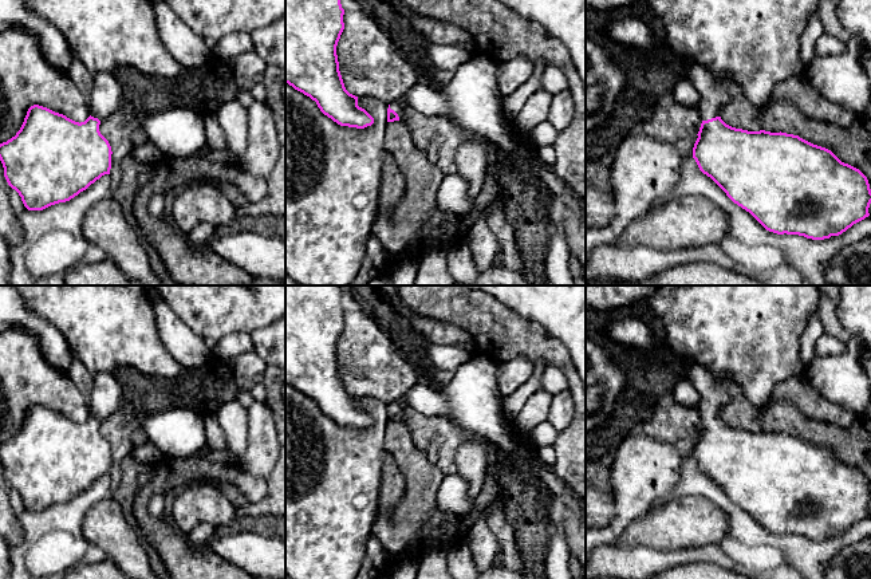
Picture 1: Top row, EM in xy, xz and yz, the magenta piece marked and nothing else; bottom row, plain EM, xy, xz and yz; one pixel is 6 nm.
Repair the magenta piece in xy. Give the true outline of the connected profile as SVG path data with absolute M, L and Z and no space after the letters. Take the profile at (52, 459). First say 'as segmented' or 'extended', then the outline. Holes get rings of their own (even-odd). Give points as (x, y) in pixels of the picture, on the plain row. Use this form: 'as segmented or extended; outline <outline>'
extended; outline M94 374L92 390L87 395L90 417L84 422L75 422L63 414L34 405L28 409L24 422L15 437L0 444L0 461L8 485L15 489L28 511L43 511L51 505L66 503L86 491L91 484L111 469L111 446L100 434L99 425L114 414L123 403L123 391L113 374Z

